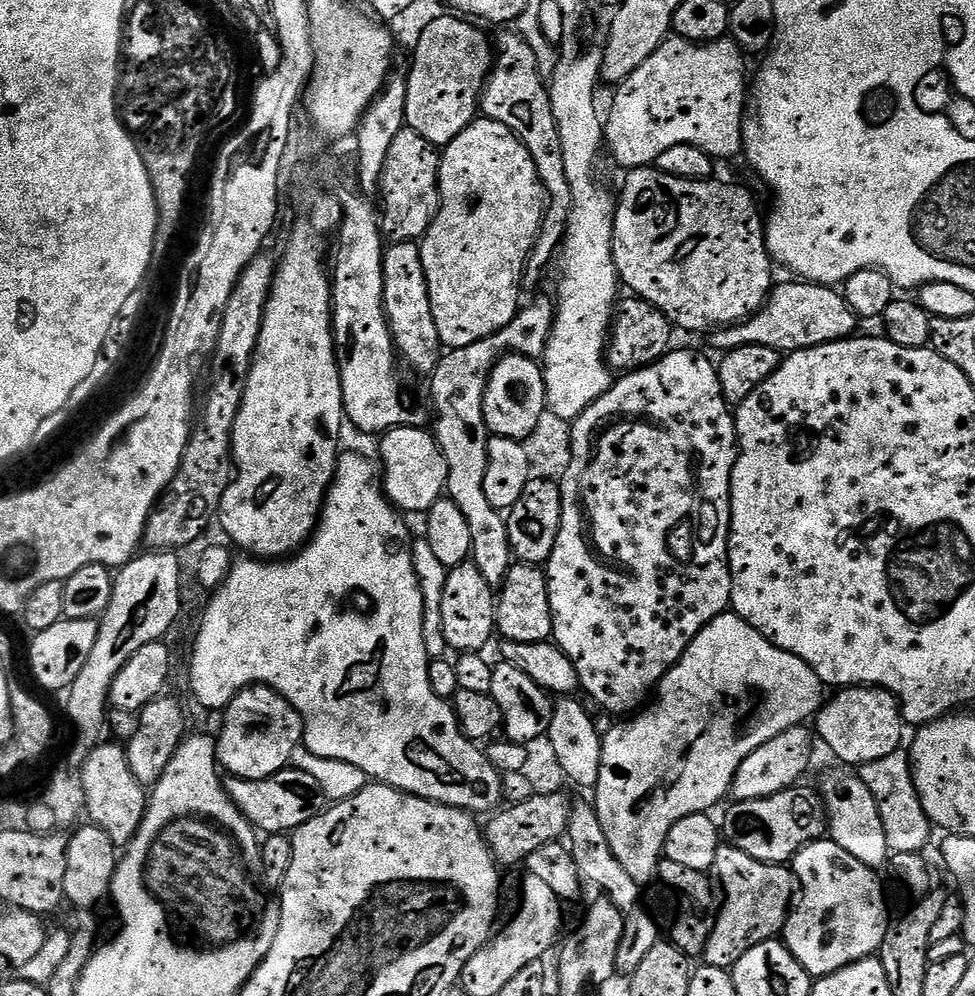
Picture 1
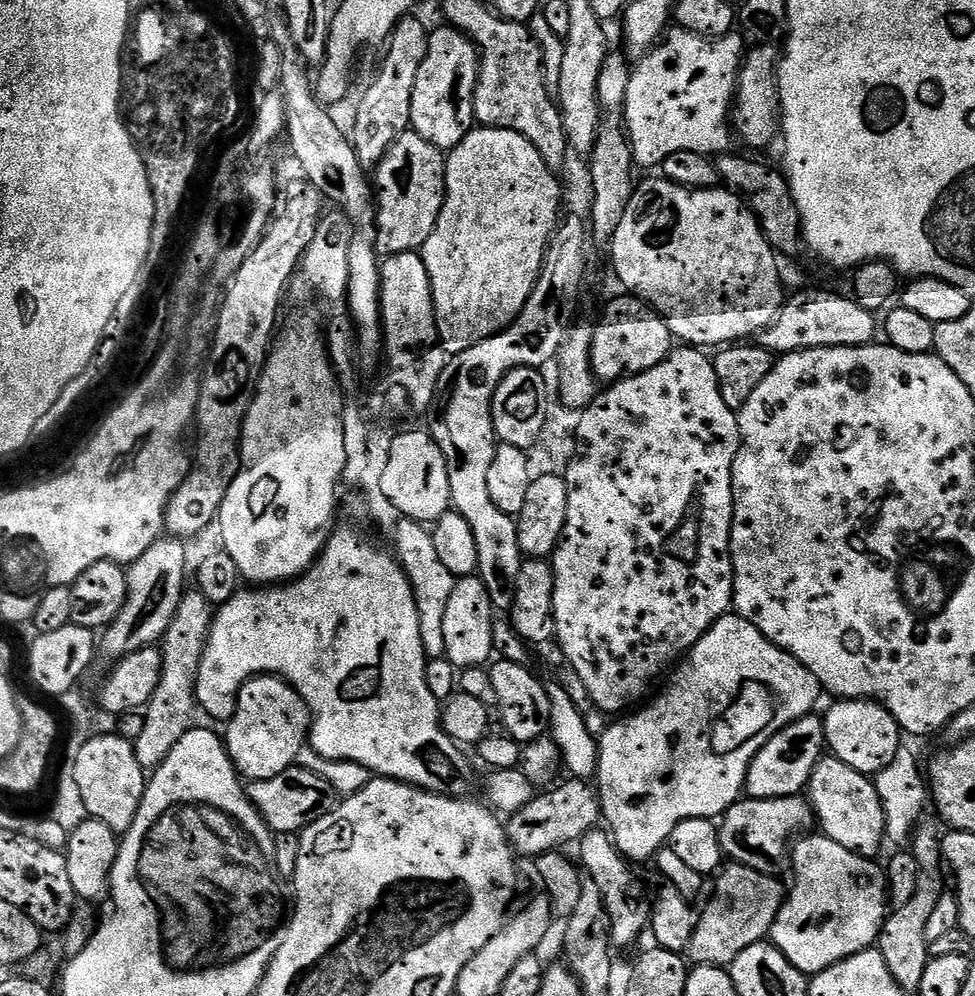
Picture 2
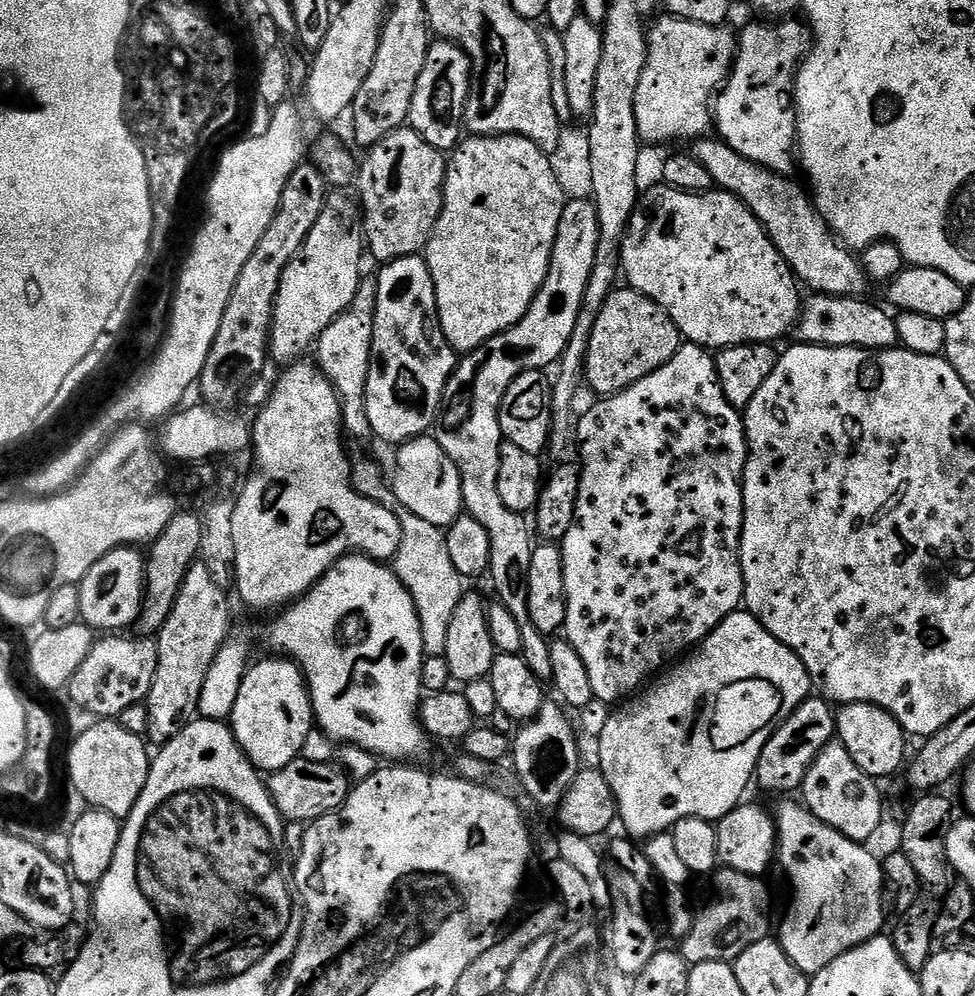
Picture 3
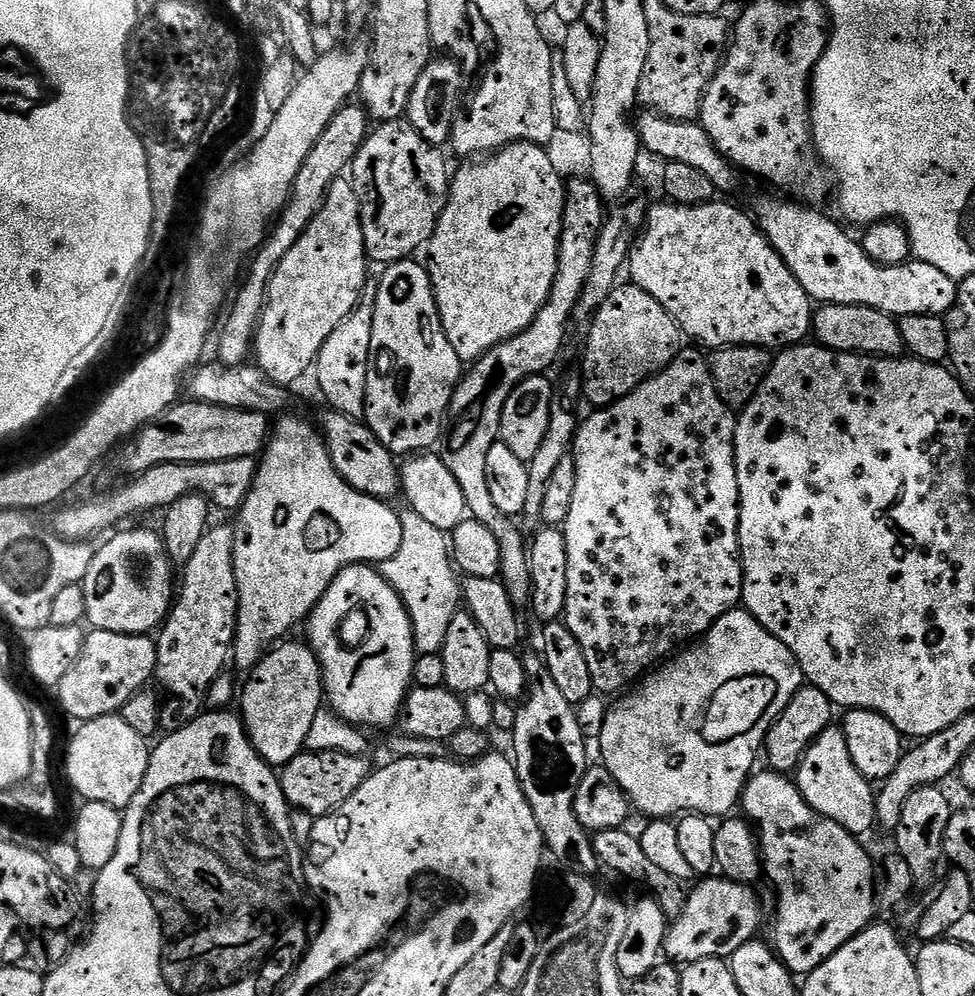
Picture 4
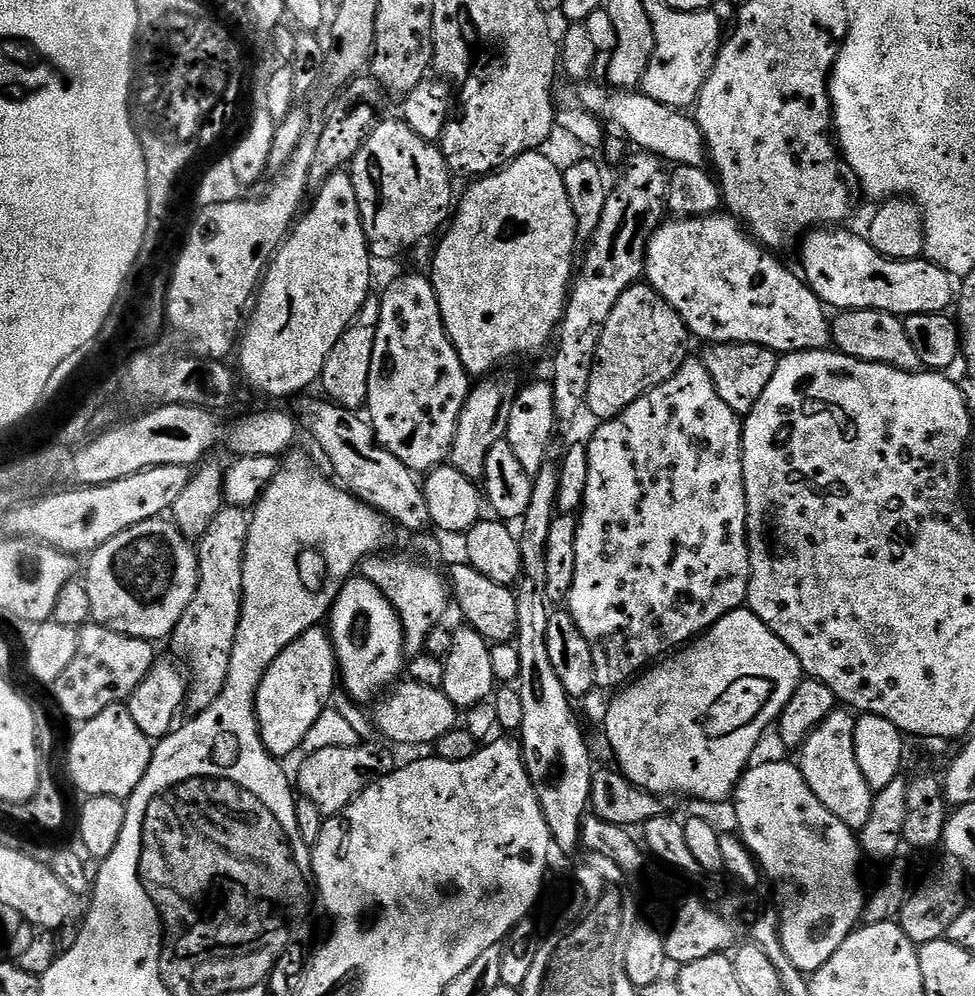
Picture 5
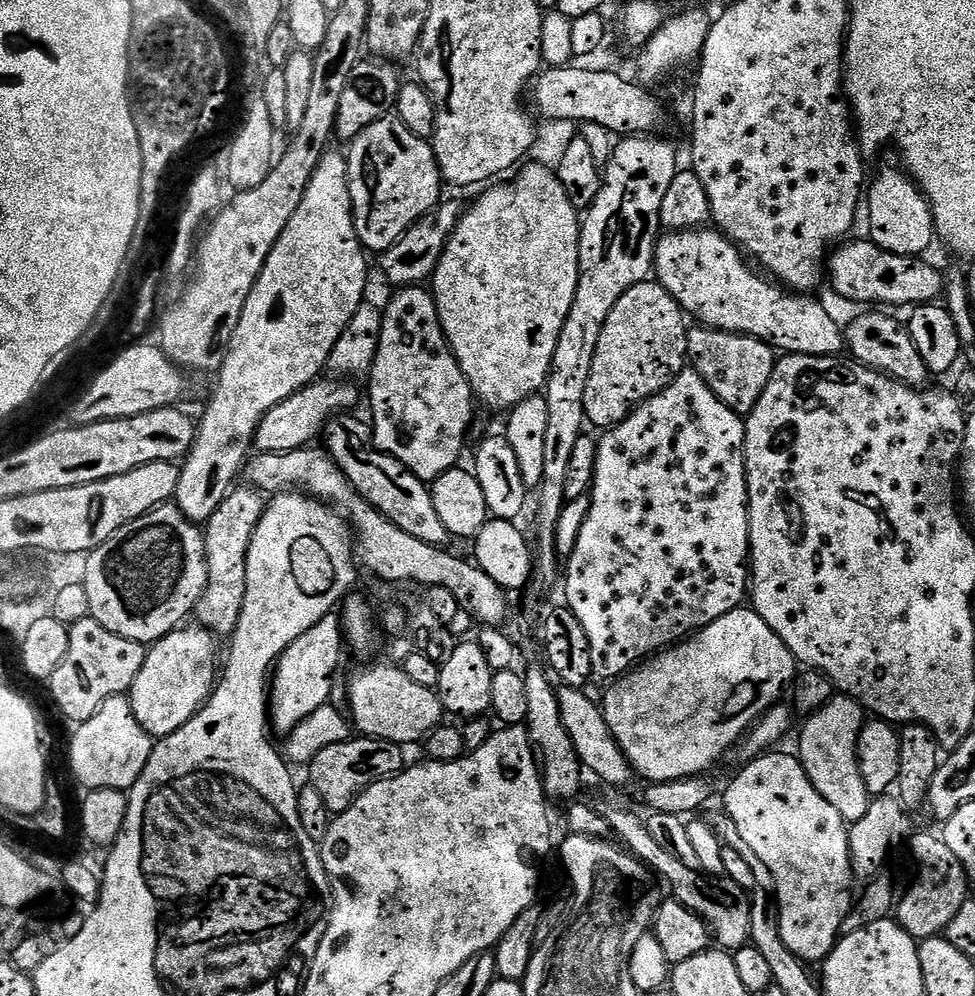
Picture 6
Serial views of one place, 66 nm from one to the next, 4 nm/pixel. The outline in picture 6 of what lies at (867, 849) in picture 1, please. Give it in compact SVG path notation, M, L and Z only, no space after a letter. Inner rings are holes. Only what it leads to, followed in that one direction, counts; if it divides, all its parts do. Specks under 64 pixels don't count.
M836 694L805 720L808 721L800 732L800 764L810 782L814 782L814 790L818 790L818 794L822 794L822 798L826 798L826 802L830 802L830 806L834 806L834 810L838 810L849 825L857 824L866 814L870 803L856 757L860 731L866 723L866 709L852 697Z

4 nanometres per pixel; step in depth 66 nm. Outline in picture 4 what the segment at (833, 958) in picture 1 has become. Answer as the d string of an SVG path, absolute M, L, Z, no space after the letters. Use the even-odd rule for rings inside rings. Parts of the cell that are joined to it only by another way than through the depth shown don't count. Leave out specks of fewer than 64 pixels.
M765 771L747 781L742 812L758 833L763 871L780 895L775 951L789 972L807 974L873 923L878 912L876 869L857 837L808 805L795 779Z

